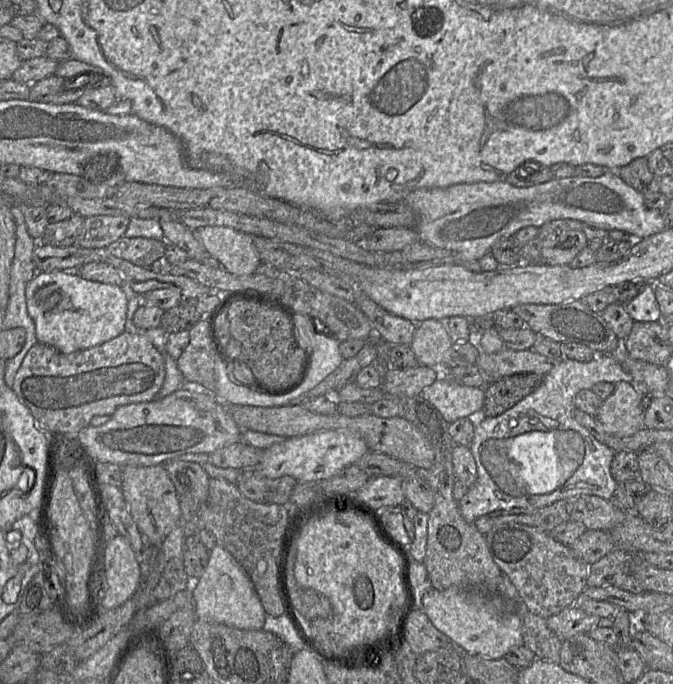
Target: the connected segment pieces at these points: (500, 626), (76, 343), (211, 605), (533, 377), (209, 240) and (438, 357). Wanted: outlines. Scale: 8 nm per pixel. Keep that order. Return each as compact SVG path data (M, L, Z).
M432 587L422 598L422 610L439 631L470 654L500 659L511 648L524 645L519 615L504 613L500 599L491 601L483 593L457 587L439 591Z
M37 272L26 286L26 304L35 323L38 343L62 353L92 348L125 332L128 307L125 291L115 284L86 280L78 273Z
M216 545L209 554L205 571L190 587L196 619L214 621L230 627L261 630L266 612L242 565L222 546Z
M526 373L505 376L490 383L485 389L481 415L484 417L501 415L537 390L543 380L544 375Z
M226 226L200 227L193 233L206 251L231 274L251 275L261 266L262 261L252 243L252 236L247 233Z
M428 319L417 324L411 348L419 365L433 367L445 361L453 344L445 322Z

